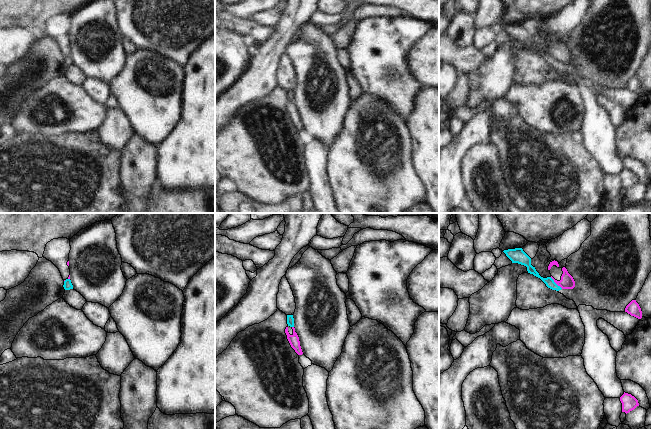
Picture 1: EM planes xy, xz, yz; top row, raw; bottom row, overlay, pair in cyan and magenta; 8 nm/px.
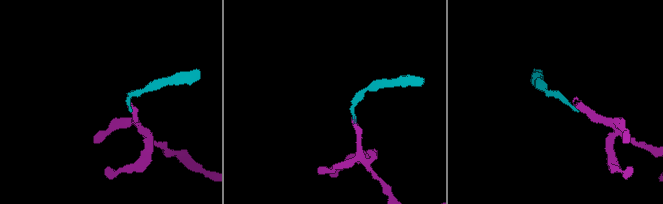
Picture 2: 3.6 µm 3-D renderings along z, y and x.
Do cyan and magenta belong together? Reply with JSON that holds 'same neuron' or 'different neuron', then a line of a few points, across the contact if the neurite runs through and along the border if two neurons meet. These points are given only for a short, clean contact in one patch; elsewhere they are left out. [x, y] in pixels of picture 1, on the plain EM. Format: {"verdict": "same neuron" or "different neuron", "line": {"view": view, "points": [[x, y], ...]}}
{"verdict": "different neuron", "line": {"view": "yz", "points": [[550, 53], [562, 64]]}}

